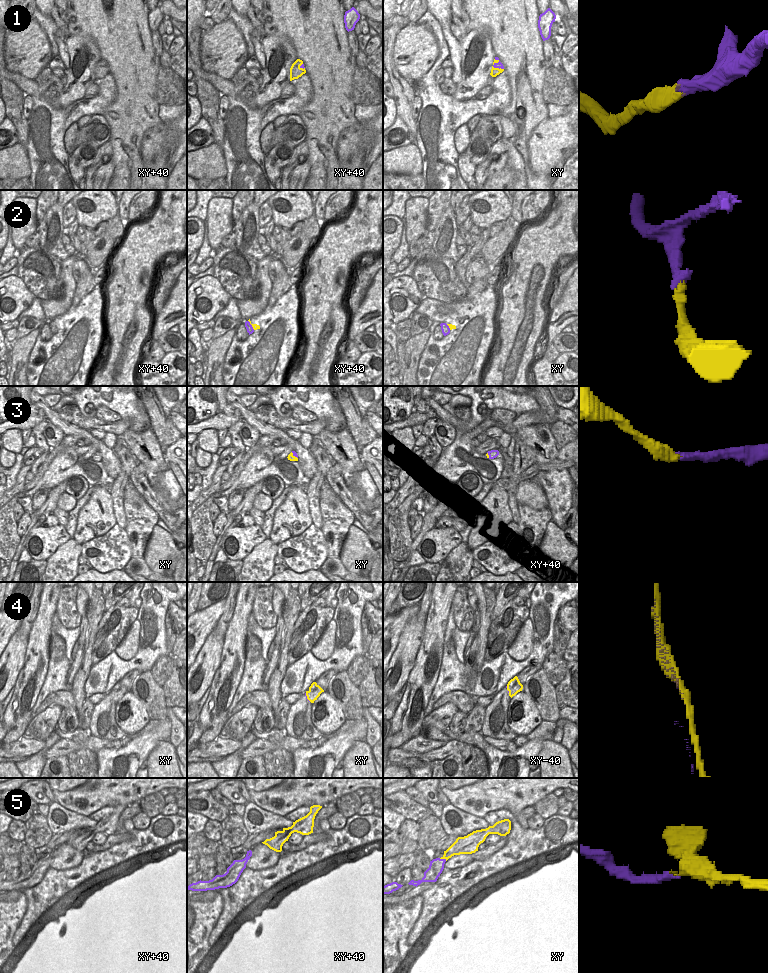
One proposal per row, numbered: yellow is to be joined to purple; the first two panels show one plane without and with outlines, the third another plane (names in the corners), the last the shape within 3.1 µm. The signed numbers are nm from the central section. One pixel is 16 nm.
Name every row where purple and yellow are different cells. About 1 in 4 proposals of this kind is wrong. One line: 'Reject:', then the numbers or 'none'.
Reject: 4

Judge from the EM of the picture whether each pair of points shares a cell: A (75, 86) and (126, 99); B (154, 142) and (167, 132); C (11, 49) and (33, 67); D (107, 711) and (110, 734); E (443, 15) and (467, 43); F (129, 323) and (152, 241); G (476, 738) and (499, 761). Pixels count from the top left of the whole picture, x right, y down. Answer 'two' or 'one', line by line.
A: two
B: one
C: one
D: one
E: two
F: one
G: one

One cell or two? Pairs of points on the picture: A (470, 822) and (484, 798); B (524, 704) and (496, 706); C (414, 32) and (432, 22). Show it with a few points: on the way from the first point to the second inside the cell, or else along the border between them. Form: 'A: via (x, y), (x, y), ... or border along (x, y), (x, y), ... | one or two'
A: border along (453, 805), (482, 818) | two
B: border along (511, 698), (507, 712), (507, 725), (509, 728) | two
C: border along (417, 22), (423, 23), (428, 28), (438, 46) | two

